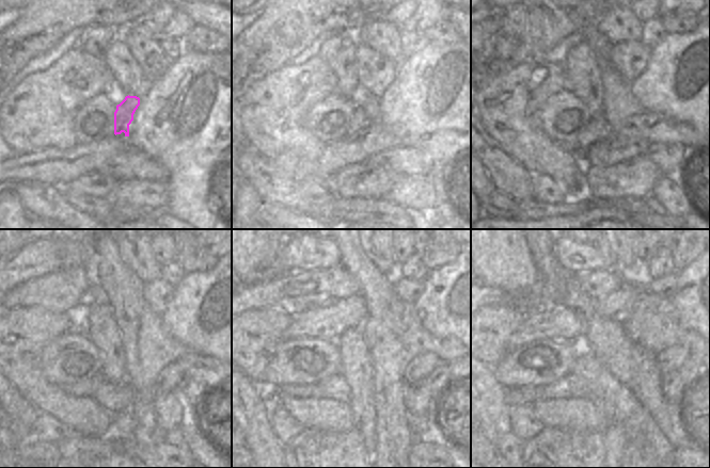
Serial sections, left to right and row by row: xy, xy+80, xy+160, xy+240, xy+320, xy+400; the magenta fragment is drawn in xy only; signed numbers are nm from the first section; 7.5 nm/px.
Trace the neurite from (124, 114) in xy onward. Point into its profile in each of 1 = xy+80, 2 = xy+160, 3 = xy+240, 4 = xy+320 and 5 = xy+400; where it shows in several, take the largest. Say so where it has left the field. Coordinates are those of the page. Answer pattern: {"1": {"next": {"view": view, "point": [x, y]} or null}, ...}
{"1": {"next": {"view": "xy+80", "point": [359, 120]}}, "2": {"next": {"view": "xy+160", "point": [598, 129]}}, "3": {"next": {"view": "xy+240", "point": [87, 388]}}, "4": {"next": {"view": "xy+320", "point": [302, 390]}}, "5": {"next": {"view": "xy+400", "point": [525, 394]}}}

